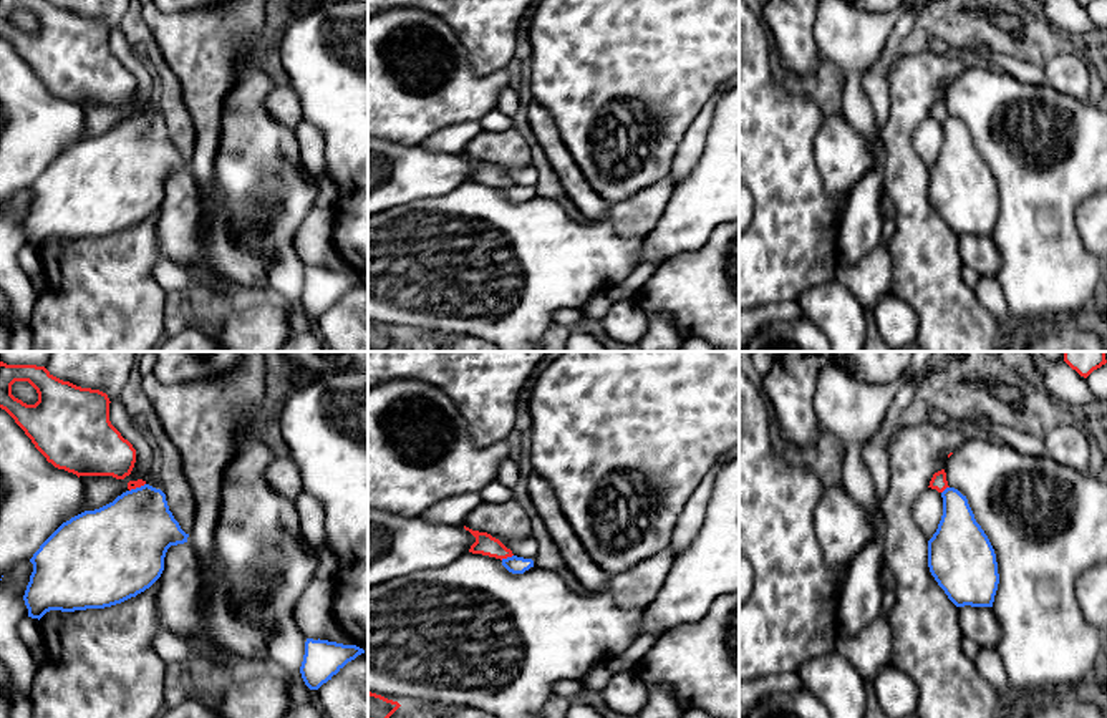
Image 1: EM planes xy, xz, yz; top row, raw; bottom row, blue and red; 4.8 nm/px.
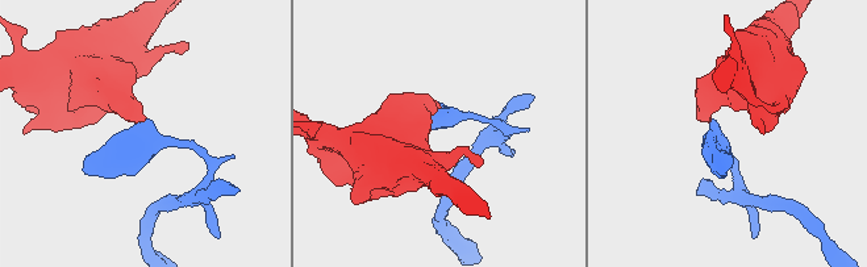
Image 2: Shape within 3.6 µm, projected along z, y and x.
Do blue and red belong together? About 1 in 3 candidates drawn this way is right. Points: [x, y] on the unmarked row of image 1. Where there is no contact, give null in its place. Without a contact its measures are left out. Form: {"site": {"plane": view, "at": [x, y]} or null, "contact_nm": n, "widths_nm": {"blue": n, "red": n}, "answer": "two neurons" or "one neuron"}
{"site": {"plane": "xz", "at": [507, 186]}, "contact_nm": 70, "widths_nm": {"blue": 90, "red": 100}, "answer": "two neurons"}

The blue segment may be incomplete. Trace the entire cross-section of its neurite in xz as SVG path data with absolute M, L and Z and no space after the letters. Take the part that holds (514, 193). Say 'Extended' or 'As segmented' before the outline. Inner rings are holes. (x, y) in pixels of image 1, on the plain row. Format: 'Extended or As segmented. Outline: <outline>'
As segmented. Outline: M512 184L512 186L502 187L502 194L512 202L524 202L525 199L534 196L534 189Z

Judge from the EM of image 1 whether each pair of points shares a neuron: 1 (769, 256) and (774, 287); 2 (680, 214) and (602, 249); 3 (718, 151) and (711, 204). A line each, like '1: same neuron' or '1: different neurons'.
1: same neuron
2: different neurons
3: same neuron

